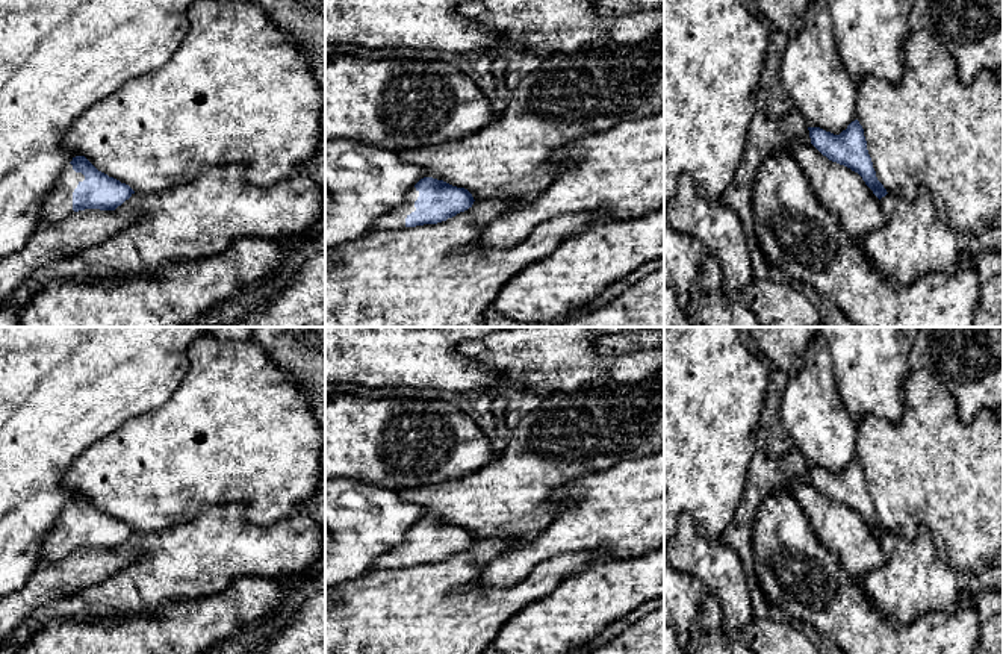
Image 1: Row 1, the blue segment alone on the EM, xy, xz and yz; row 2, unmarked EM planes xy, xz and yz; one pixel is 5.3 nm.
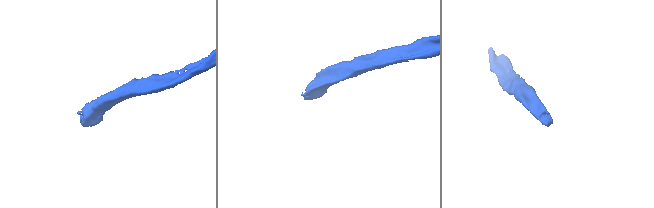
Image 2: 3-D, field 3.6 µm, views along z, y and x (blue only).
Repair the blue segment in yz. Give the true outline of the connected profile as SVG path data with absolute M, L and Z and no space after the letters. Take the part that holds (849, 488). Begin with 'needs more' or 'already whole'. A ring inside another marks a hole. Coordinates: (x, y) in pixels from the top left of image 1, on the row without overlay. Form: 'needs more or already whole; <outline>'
already whole; M858 459L852 460L840 474L820 466L808 466L808 469L811 483L823 495L858 512L879 539L888 533L876 516L864 468Z

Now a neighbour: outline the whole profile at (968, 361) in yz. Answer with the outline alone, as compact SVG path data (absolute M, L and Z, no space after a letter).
M918 327L909 365L929 371L950 391L964 422L980 409L1003 407L1003 327Z

